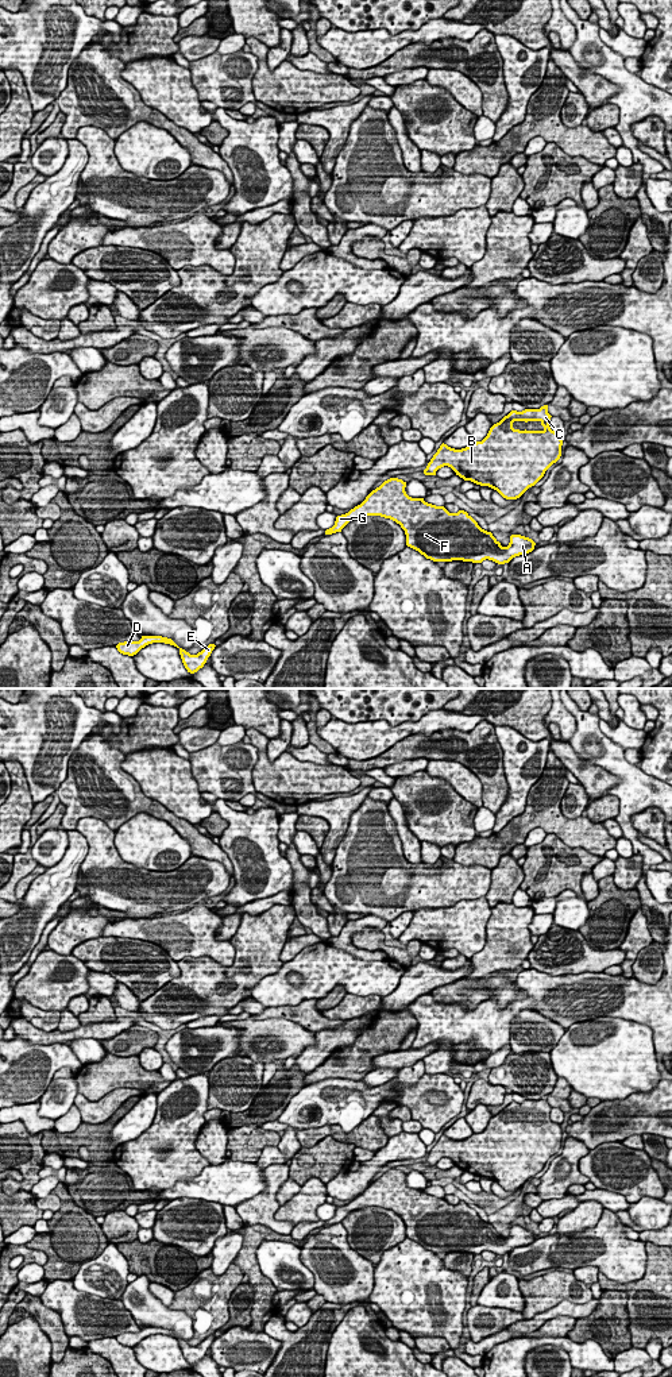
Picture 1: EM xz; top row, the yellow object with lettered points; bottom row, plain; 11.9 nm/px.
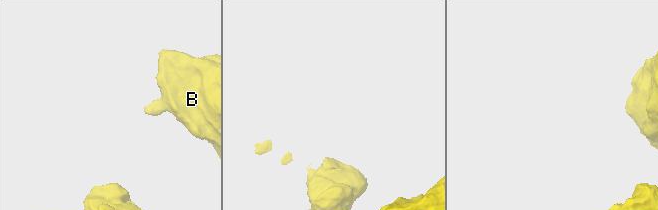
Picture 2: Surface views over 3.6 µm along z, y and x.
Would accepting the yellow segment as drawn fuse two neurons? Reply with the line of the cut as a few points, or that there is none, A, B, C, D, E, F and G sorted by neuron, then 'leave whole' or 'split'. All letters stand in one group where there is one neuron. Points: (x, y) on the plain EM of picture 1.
no cut; A B C D E F G; leave whole

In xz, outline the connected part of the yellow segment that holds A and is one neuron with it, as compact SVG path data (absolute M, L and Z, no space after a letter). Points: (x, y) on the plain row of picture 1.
M402 1170L385 1172L360 1196L337 1207L325 1226L341 1223L351 1211L381 1207L399 1215L406 1226L406 1237L433 1253L482 1254L488 1250L505 1256L534 1241L536 1234L521 1226L511 1226L509 1237L502 1238L467 1203L449 1204L444 1197L409 1188L405 1179L406 1173Z

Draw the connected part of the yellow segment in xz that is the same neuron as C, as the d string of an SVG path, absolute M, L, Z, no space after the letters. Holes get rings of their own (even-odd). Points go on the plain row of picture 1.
M548 1096L511 1102L490 1119L482 1133L461 1141L443 1134L424 1165L436 1166L439 1160L448 1157L464 1172L488 1177L506 1191L517 1191L561 1148L563 1131L551 1120L551 1108ZM514 1112L540 1112L544 1120L514 1120Z

